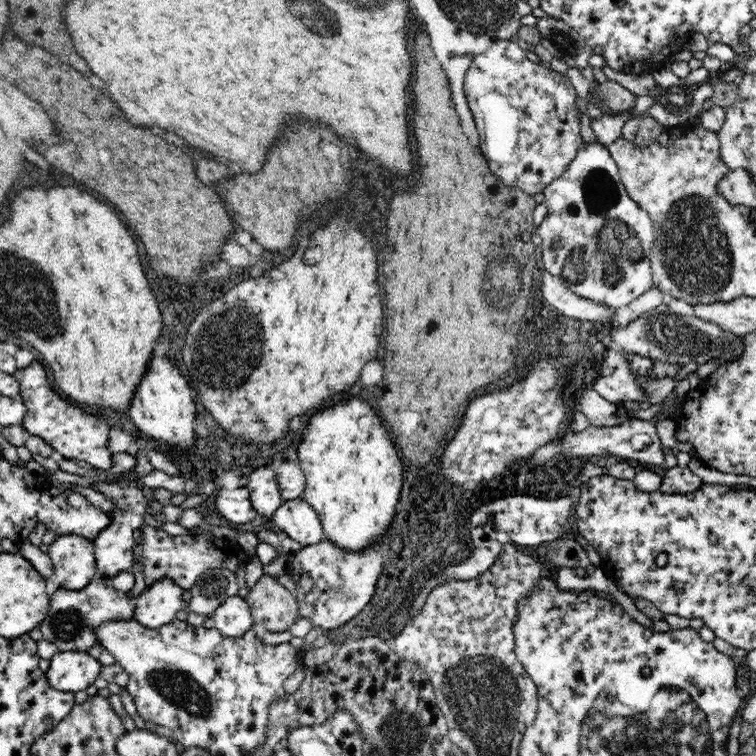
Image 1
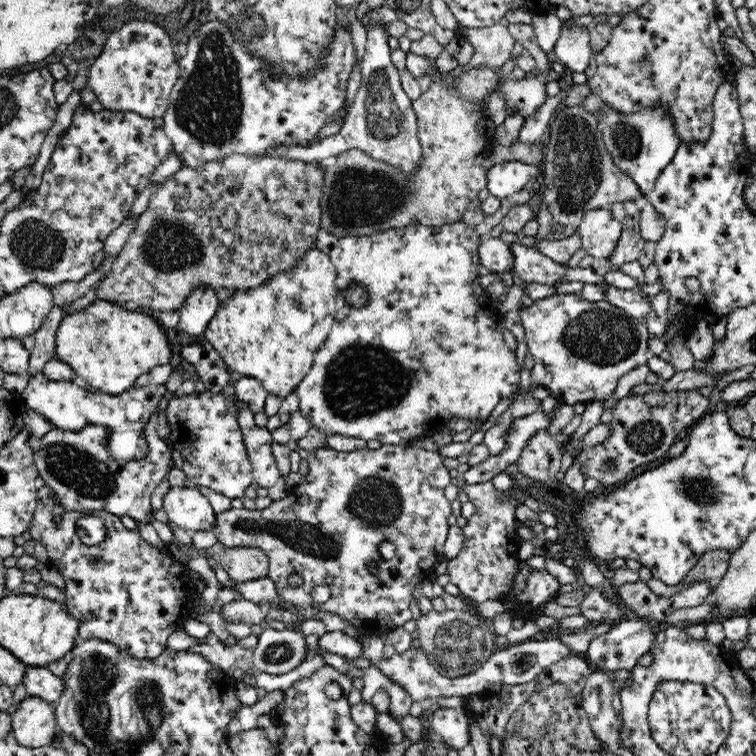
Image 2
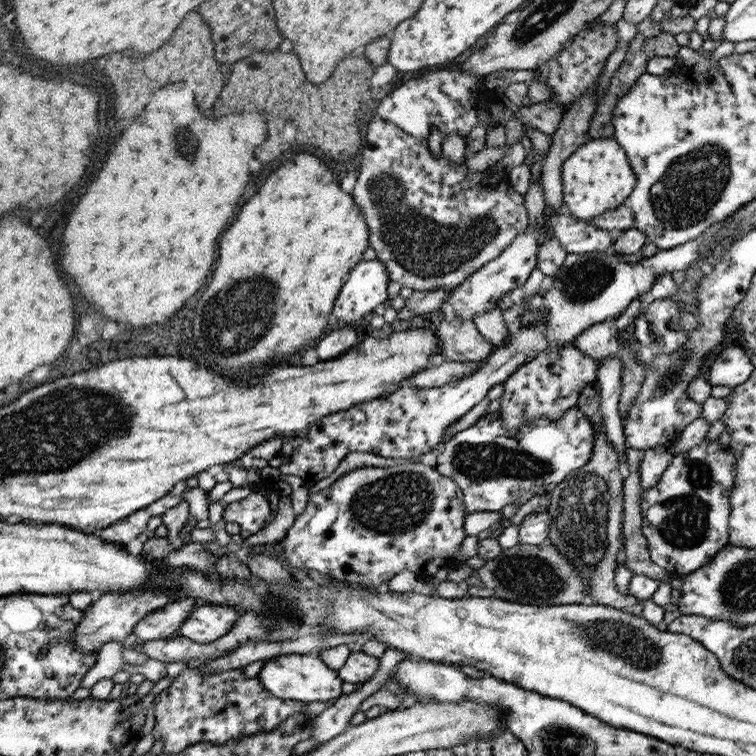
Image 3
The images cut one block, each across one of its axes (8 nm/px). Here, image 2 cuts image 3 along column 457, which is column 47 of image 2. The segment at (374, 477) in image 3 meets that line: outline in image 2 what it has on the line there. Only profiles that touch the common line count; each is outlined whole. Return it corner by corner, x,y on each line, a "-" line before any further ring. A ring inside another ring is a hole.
44,485
37,492
35,508
29,532
33,540
39,540
48,551
50,562
54,563
65,580
64,607
78,621
78,639
85,641
98,638
111,642
137,659
158,658
166,650
166,640
172,632
184,629
184,622
192,617
192,608
197,599
194,581
189,581
188,569
176,561
166,550
149,546
136,530
126,529
120,517
104,510
91,512
100,516
106,525
107,535
97,546
86,546
76,531
79,518
89,514
85,511
70,511
58,503
50,485

